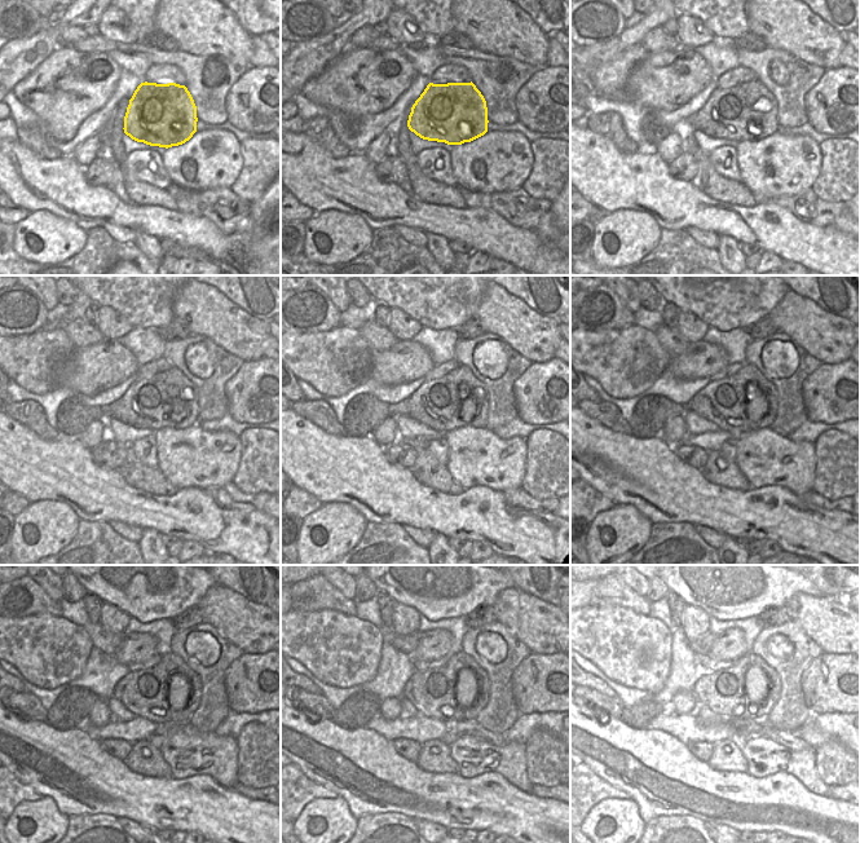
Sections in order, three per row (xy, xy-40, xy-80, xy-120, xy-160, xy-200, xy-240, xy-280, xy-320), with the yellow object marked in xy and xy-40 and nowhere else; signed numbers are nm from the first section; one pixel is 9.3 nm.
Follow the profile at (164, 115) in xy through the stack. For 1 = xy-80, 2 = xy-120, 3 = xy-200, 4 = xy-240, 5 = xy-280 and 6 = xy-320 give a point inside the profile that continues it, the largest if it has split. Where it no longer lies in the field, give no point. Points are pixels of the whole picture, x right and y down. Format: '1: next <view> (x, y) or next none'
1: next xy-80 (748, 111)
2: next xy-120 (145, 405)
3: next xy-200 (723, 402)
4: next xy-240 (144, 692)
5: next xy-280 (432, 692)
6: next xy-320 (722, 692)

